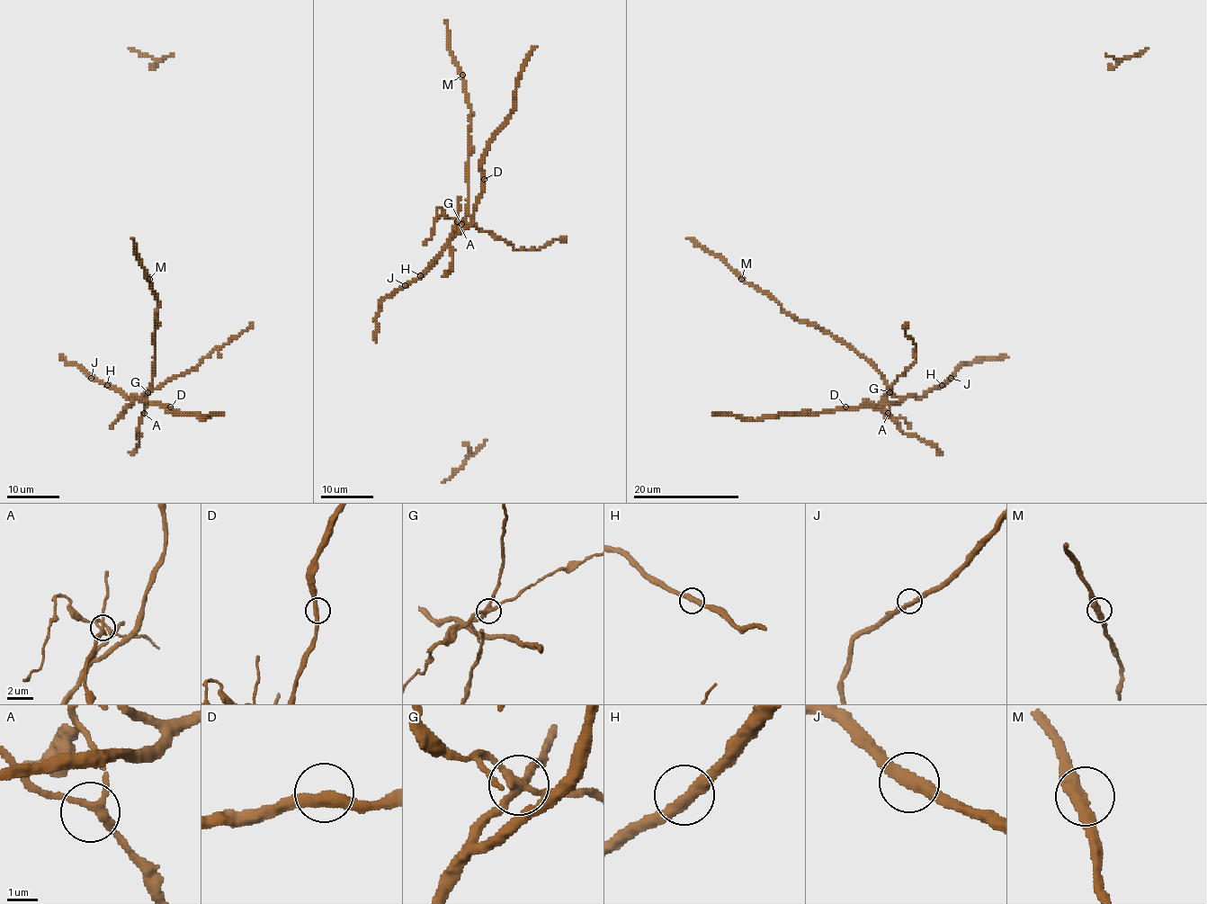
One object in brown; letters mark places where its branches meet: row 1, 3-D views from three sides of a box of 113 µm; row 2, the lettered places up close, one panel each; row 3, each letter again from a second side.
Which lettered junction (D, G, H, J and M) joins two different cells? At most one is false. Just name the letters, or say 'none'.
G

